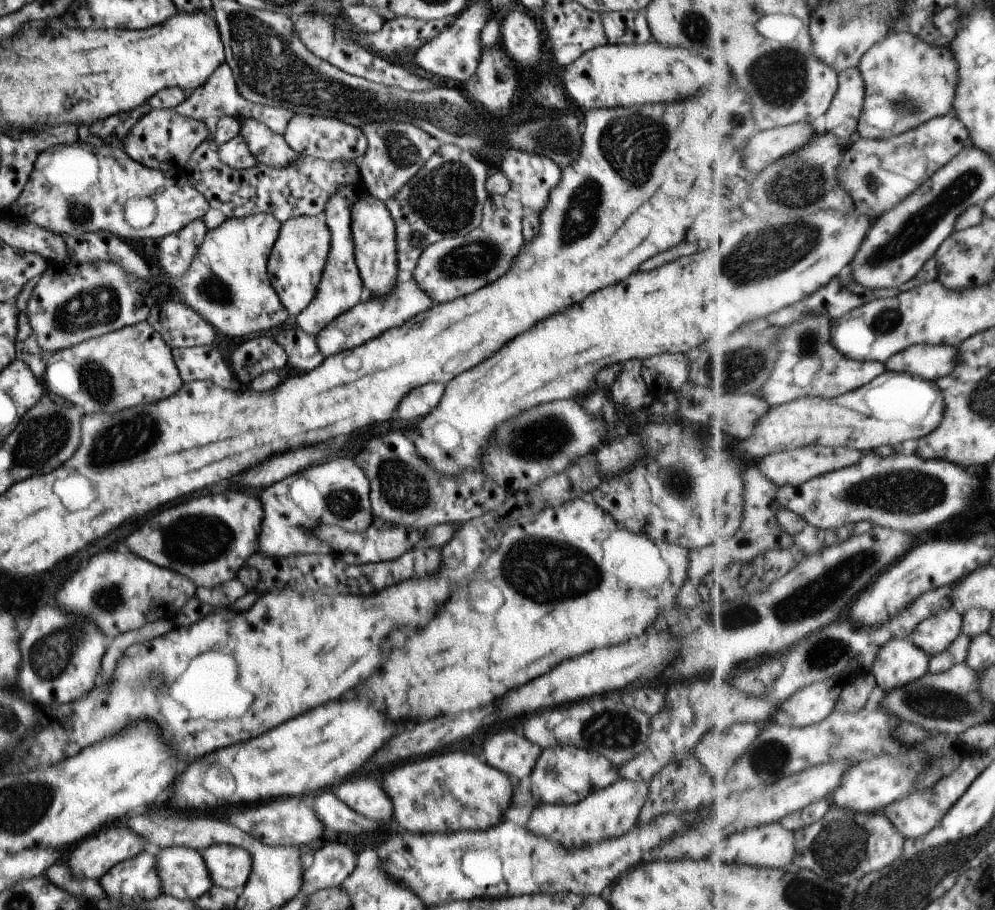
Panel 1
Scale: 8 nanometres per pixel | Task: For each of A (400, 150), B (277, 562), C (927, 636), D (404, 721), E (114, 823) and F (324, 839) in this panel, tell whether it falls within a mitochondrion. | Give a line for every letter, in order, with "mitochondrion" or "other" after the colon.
A: mitochondrion
B: other
C: other
D: other
E: other
F: other

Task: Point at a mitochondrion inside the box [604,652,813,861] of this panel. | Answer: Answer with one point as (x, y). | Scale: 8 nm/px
(770, 759)

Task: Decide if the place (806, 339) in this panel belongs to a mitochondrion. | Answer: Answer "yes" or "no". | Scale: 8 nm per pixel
yes

